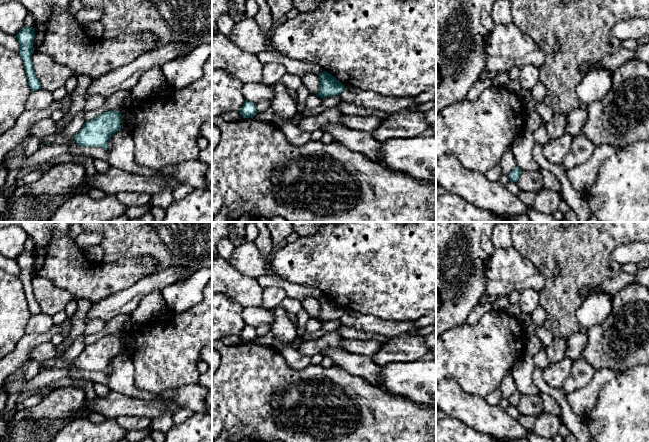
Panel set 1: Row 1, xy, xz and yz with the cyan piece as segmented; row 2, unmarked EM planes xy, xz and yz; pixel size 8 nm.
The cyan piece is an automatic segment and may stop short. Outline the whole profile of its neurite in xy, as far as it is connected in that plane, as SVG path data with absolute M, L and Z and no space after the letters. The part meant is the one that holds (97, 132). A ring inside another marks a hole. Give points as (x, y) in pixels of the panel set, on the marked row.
M106 111L85 122L75 135L74 141L80 146L101 147L107 151L108 142L114 133L123 130L132 134L135 124L135 117L130 111L124 113Z

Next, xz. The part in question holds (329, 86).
M327 71L319 76L320 91L315 93L322 99L339 95L341 99L358 107L369 108L386 112L394 112L400 109L415 109L419 104L412 97L385 97L374 91L364 91L357 87L344 86Z

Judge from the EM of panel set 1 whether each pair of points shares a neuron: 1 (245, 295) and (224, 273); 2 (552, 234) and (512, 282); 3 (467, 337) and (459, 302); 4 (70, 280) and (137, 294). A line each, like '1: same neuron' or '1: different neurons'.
1: same neuron
2: different neurons
3: different neurons
4: different neurons

